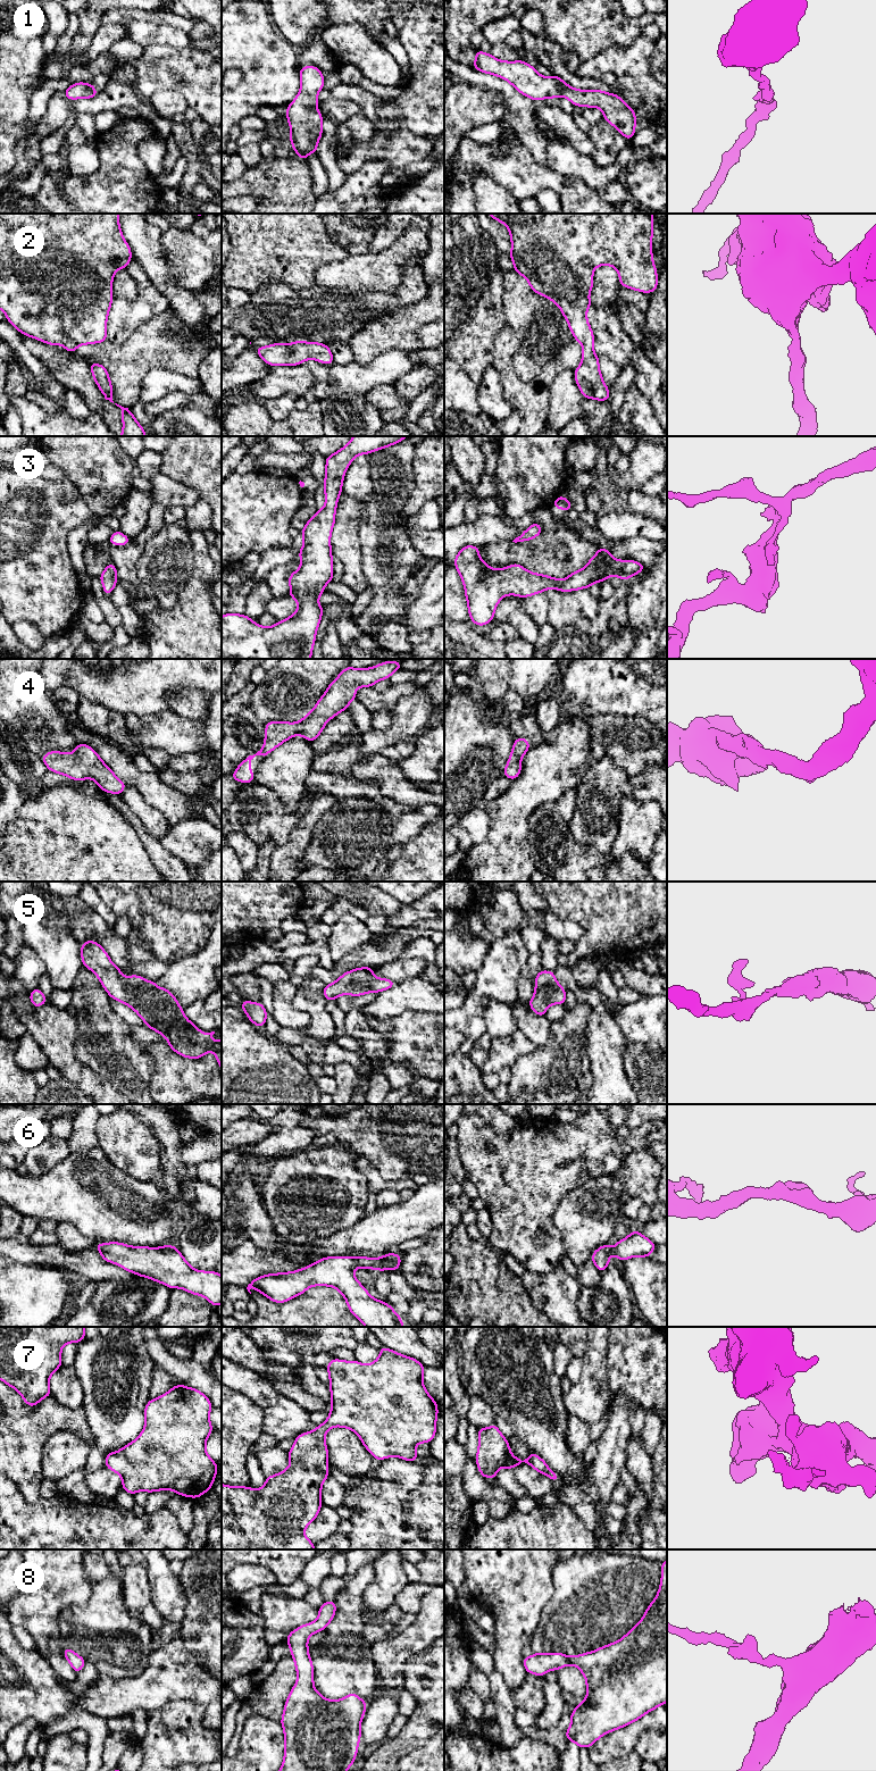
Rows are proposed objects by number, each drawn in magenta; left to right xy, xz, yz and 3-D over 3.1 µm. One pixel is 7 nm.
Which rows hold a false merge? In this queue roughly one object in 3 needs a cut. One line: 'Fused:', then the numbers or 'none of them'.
Fused: none of them

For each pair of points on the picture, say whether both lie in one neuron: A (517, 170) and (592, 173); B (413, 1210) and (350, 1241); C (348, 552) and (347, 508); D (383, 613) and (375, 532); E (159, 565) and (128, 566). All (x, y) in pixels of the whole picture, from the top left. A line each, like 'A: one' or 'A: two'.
A: two
B: one
C: one
D: one
E: two

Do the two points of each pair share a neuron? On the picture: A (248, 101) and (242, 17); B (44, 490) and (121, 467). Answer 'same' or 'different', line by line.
A: same
B: different

